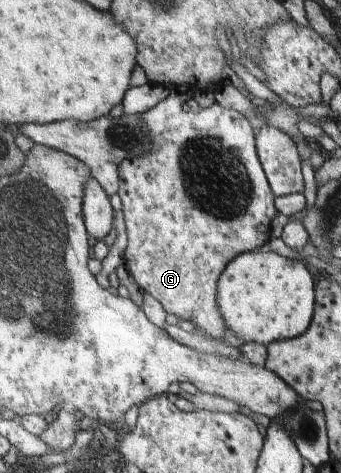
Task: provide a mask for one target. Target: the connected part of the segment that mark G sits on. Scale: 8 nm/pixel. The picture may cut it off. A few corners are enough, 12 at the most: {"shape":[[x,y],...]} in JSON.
{"shape":[[182,84],[119,167],[141,291],[212,338],[279,211],[251,120]]}

